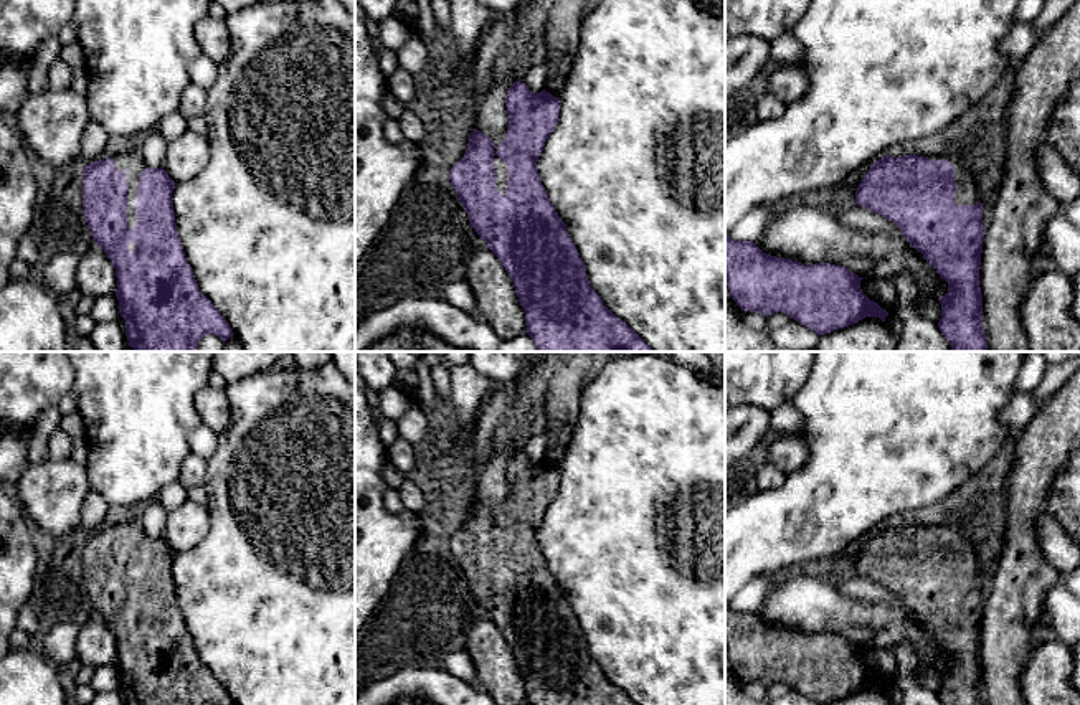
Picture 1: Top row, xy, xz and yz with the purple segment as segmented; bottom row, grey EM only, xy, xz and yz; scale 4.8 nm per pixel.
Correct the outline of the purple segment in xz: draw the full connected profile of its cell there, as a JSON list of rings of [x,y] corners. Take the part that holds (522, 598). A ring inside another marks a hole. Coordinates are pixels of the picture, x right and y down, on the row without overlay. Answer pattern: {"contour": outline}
{"contour": [[[522,451],[507,461],[509,500],[500,513],[474,499],[449,550],[476,603],[509,642],[525,680],[528,705],[637,705],[590,655],[580,622],[555,581],[537,540],[538,527],[560,485],[560,467],[532,462]]]}

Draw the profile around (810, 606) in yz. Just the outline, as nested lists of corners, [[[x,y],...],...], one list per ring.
[[[799,573],[776,578],[776,586],[756,616],[766,624],[804,636],[821,632],[842,636],[864,649],[907,642],[921,664],[940,669],[948,662],[948,652],[903,604],[864,603],[846,596],[832,581]]]

